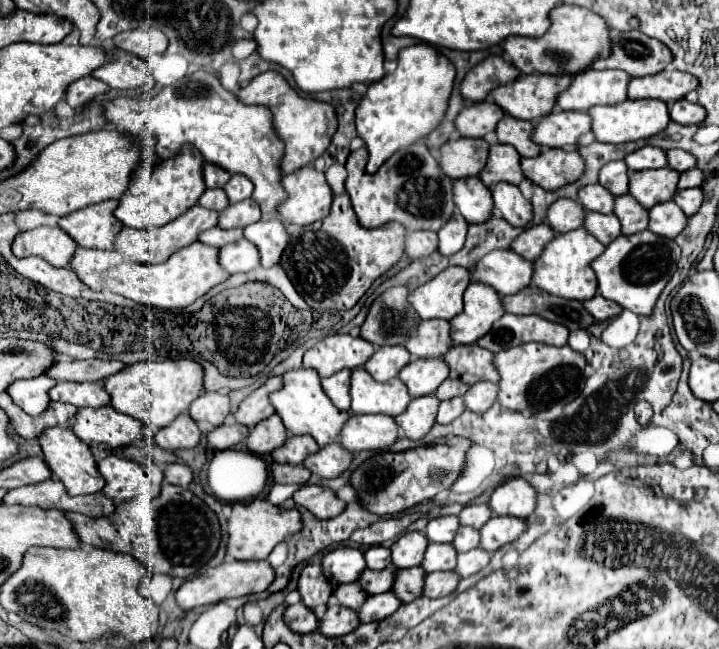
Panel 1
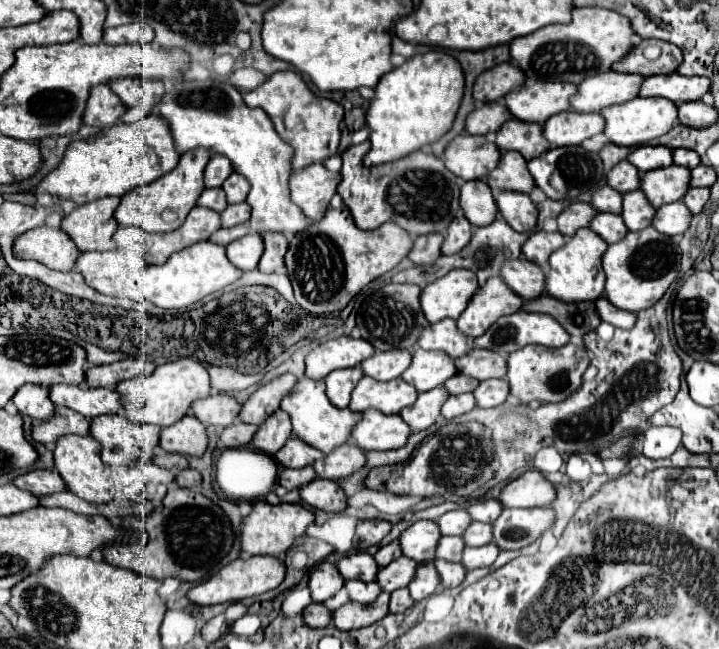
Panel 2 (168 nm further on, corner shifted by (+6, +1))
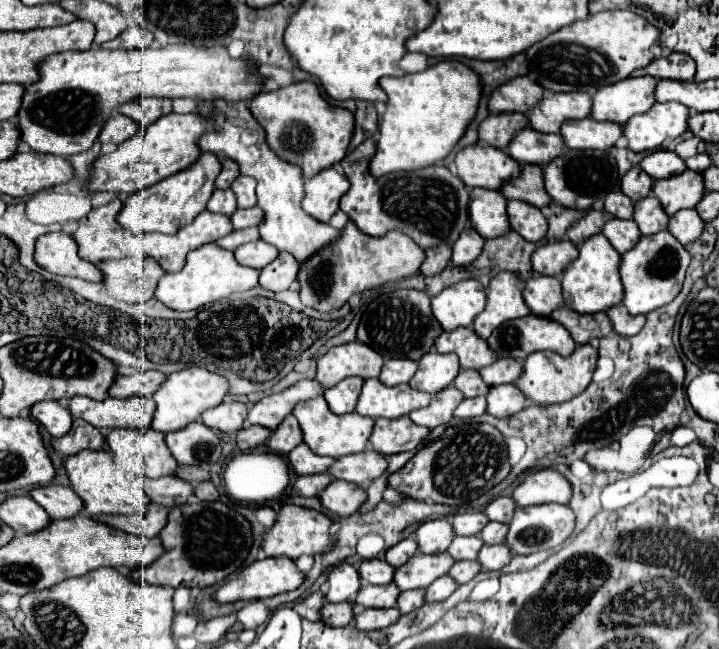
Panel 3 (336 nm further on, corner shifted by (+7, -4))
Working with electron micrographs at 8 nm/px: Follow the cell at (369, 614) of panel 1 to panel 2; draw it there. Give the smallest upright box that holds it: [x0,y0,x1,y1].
[388,589,414,613]

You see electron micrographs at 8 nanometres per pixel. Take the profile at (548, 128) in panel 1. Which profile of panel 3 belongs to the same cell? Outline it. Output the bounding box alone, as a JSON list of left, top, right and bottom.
[561,118,623,150]

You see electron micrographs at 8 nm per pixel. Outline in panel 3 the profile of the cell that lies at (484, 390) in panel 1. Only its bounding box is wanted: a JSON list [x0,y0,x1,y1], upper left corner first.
[487,384,525,418]

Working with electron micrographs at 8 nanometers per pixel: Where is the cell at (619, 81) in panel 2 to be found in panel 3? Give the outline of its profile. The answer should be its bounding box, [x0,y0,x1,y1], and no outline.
[591,76,655,124]

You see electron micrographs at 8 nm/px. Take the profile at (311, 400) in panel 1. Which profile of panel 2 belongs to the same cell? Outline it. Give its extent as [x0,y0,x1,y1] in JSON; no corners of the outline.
[280,377,358,453]

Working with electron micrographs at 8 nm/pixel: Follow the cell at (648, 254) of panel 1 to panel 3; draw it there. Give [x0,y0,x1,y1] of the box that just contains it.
[621,230,691,314]

